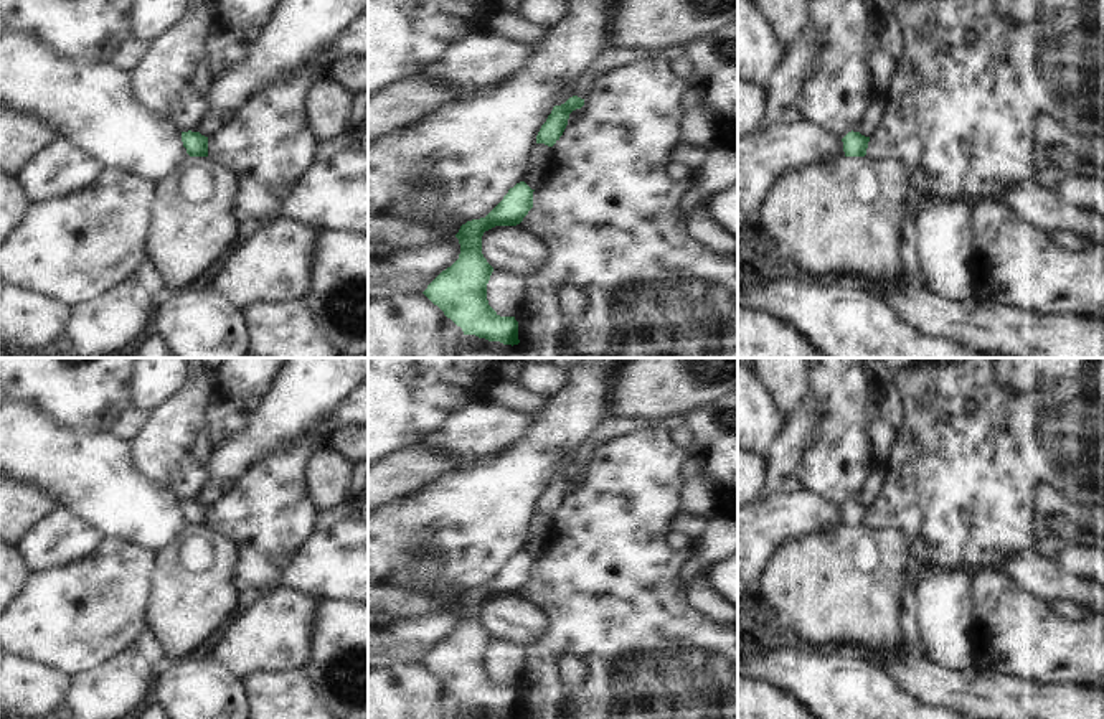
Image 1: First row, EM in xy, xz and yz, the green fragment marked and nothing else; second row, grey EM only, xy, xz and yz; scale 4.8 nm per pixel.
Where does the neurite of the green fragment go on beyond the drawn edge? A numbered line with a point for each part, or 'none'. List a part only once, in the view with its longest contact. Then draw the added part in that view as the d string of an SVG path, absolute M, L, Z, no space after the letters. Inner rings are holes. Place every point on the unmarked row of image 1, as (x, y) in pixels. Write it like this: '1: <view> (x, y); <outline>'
none

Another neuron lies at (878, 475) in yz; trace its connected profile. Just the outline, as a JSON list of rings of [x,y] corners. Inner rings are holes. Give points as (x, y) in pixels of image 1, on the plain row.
[[[875,465],[871,477],[866,482],[860,503],[865,506],[871,506],[880,498],[880,491],[885,482],[886,482],[886,467]]]

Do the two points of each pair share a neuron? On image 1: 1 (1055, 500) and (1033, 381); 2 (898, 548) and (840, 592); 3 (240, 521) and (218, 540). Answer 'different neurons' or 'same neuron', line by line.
1: different neurons
2: same neuron
3: different neurons

